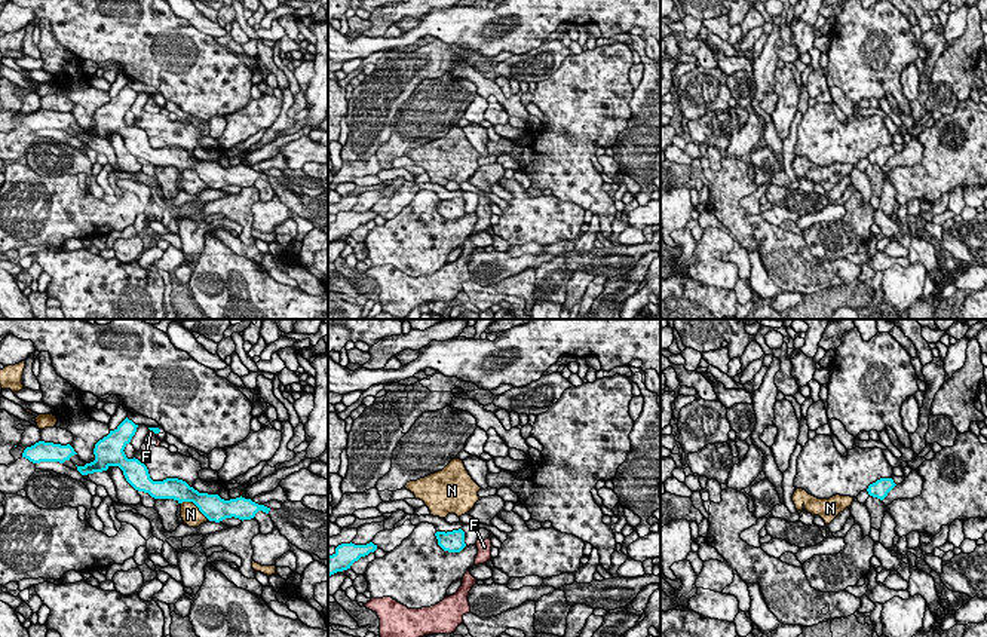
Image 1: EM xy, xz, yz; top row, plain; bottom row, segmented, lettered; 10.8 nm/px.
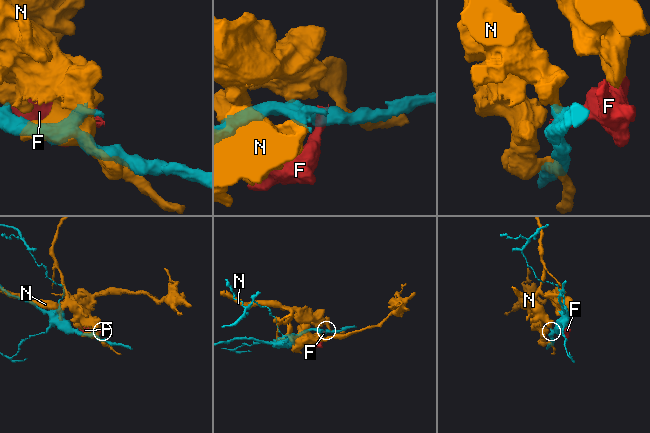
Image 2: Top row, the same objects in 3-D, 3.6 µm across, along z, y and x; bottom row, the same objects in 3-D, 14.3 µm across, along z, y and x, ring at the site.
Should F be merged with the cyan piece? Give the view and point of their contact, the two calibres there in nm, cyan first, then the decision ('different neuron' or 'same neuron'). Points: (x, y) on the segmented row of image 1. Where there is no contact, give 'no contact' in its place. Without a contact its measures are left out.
contact xy (153, 431); calibres 60 and 50 nm; different neuron

